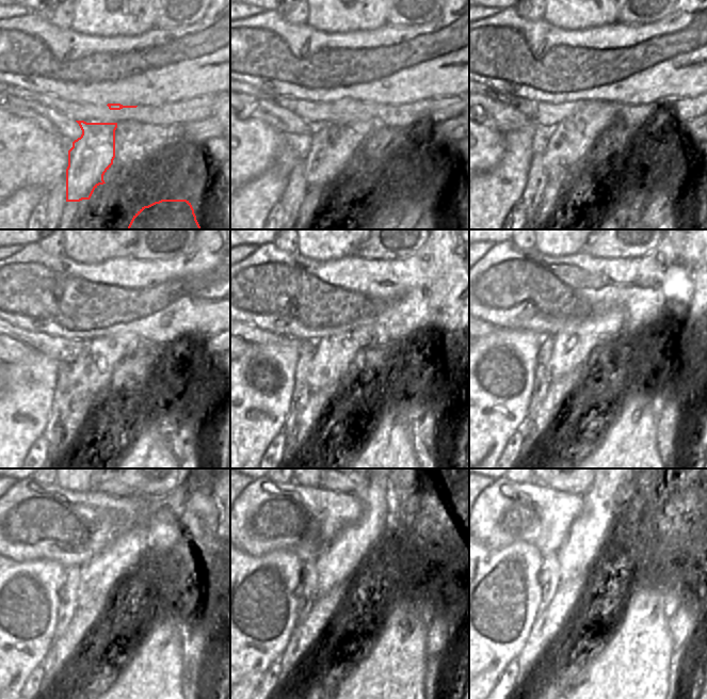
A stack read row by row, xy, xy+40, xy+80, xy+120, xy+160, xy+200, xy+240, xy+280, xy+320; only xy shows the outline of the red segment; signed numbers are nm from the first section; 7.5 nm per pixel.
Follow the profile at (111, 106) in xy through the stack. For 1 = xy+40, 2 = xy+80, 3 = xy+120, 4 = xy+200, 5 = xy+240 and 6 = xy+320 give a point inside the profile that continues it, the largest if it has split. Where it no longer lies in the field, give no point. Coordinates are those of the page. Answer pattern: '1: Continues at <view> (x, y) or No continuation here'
1: Continues at xy+40 (353, 105)
2: Continues at xy+80 (574, 137)
3: Continues at xy+120 (92, 371)
4: Continues at xy+200 (573, 346)
5: Continues at xy+240 (98, 577)
6: Continues at xy+320 (589, 533)

